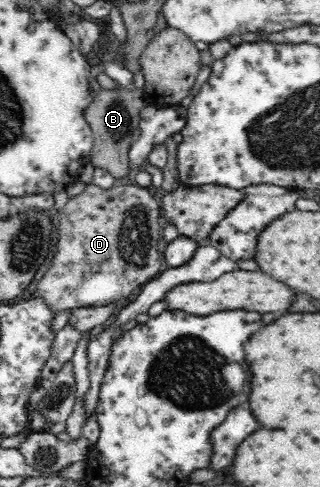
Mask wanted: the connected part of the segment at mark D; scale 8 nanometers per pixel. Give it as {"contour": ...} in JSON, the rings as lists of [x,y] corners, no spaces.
{"contour":[[[86,185],[84,192],[68,199],[58,216],[57,252],[52,264],[38,282],[37,298],[45,301],[47,308],[56,317],[63,311],[78,308],[100,308],[112,305],[120,298],[128,298],[134,290],[140,290],[148,281],[160,273],[162,256],[158,250],[160,233],[160,202],[153,196],[153,190],[137,185],[113,185],[112,188],[100,188]]]}

